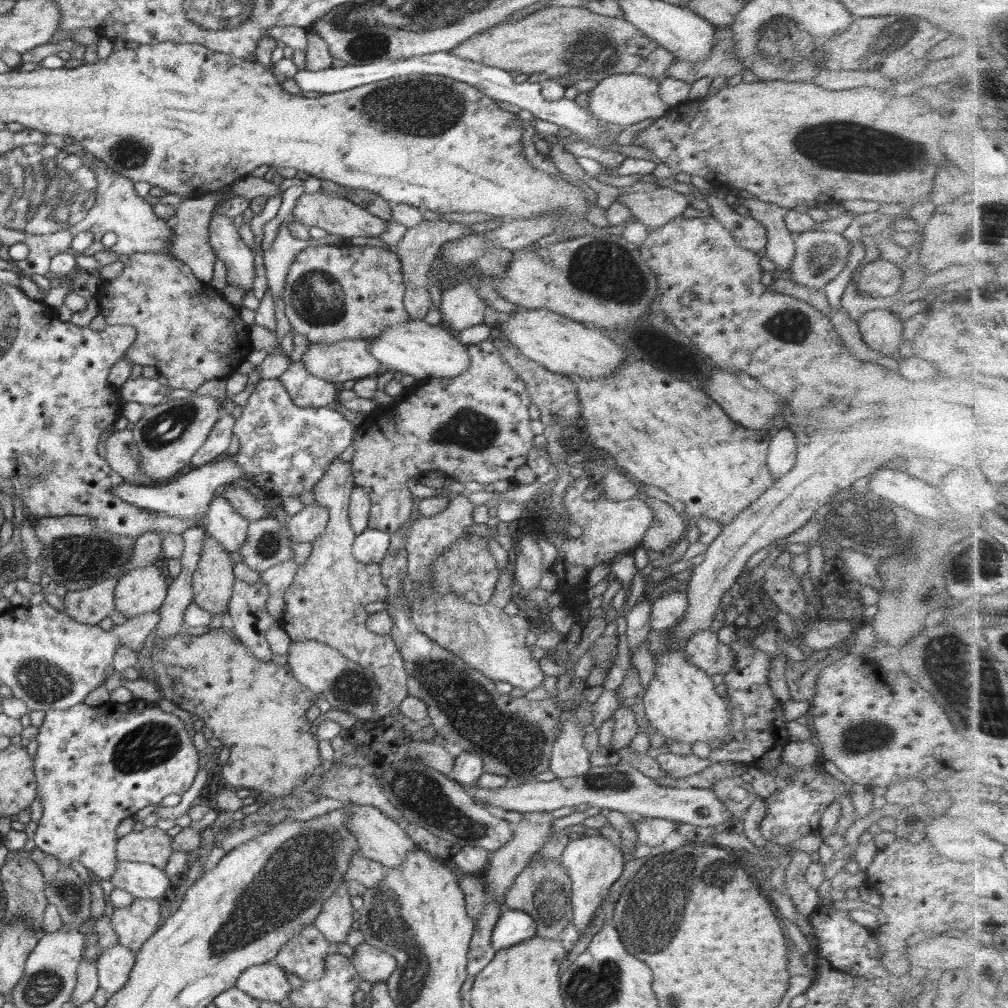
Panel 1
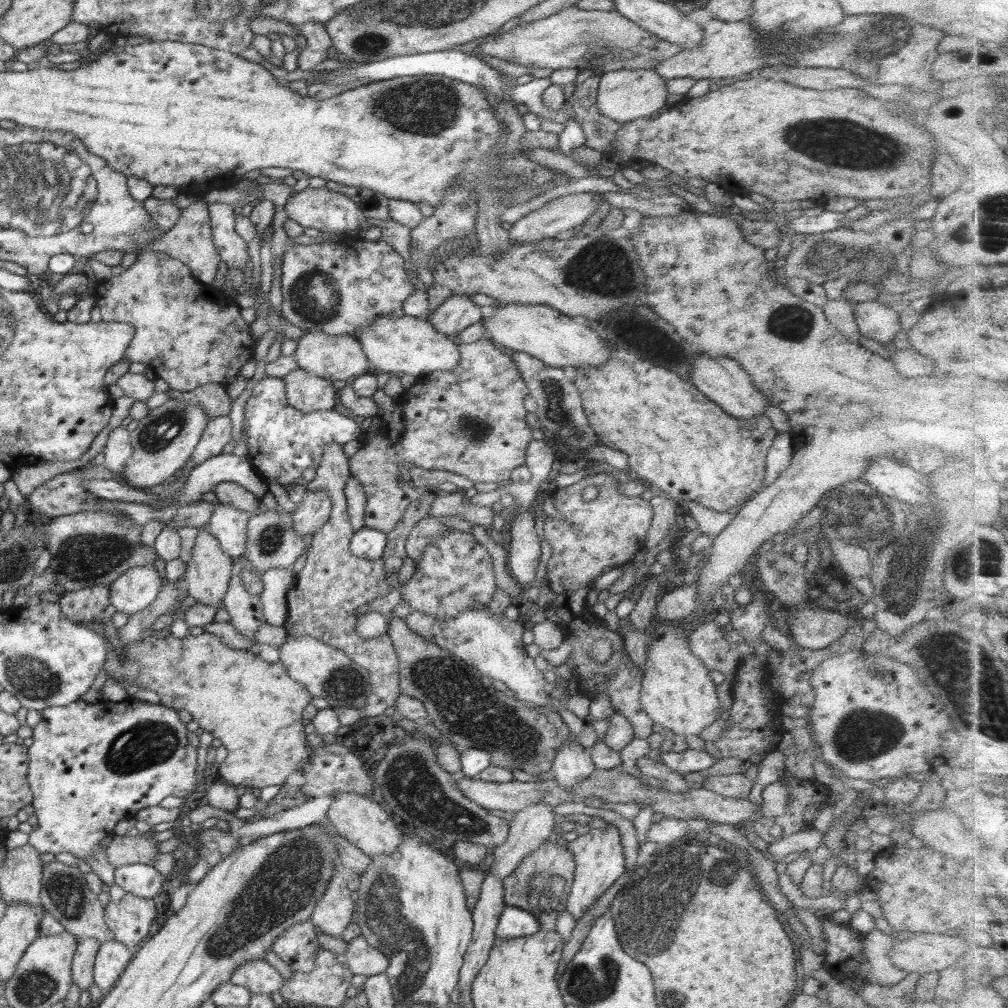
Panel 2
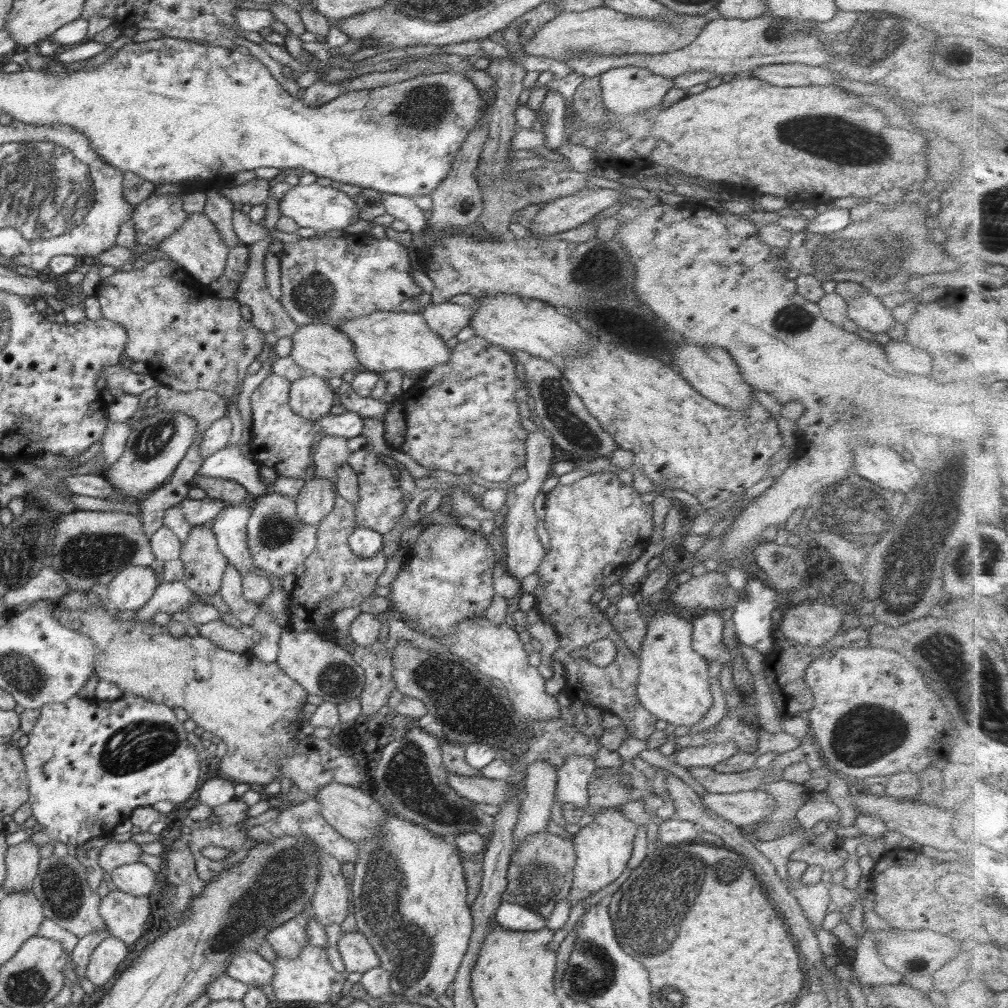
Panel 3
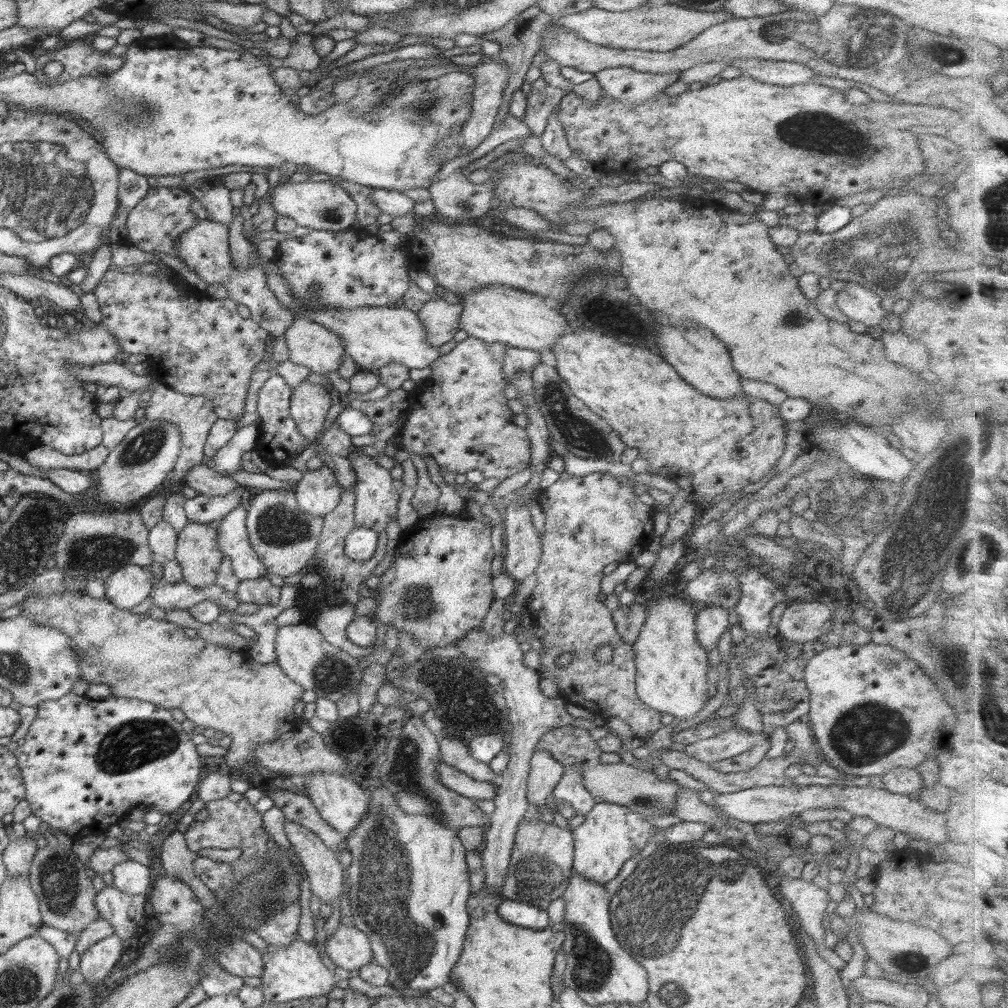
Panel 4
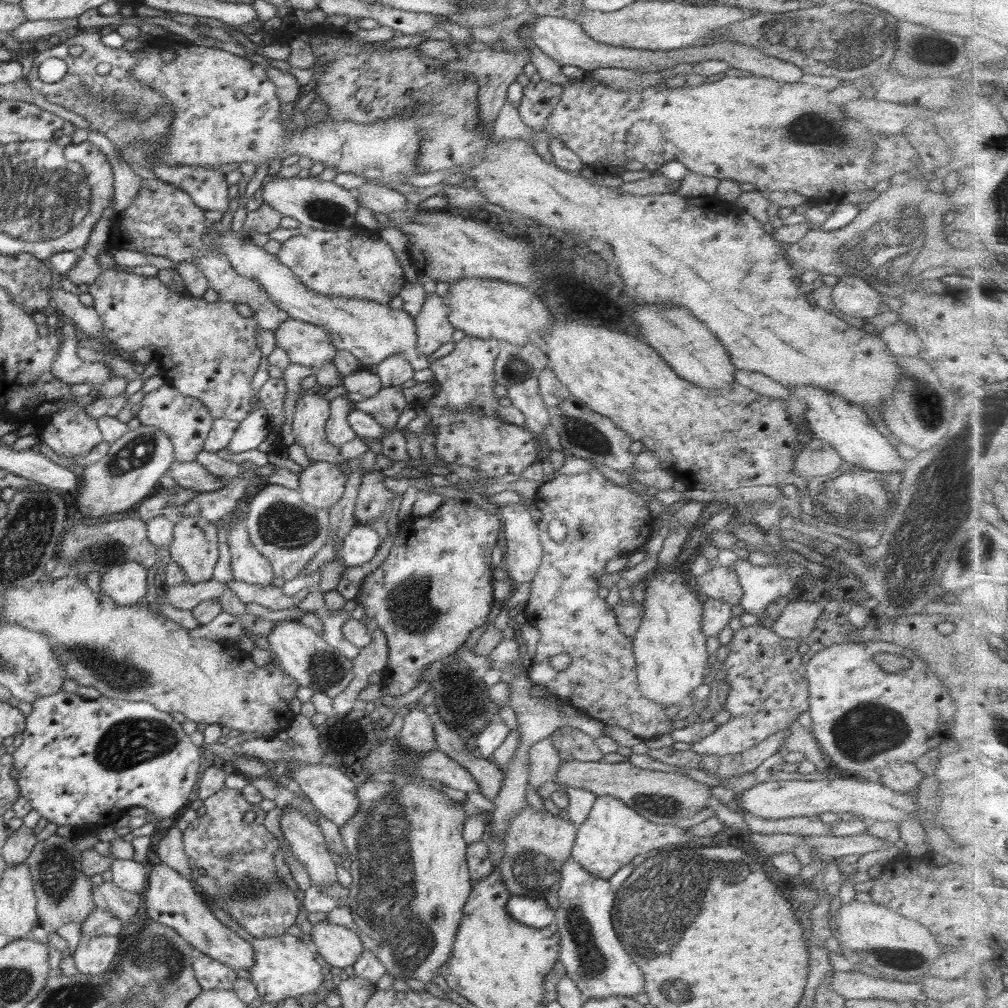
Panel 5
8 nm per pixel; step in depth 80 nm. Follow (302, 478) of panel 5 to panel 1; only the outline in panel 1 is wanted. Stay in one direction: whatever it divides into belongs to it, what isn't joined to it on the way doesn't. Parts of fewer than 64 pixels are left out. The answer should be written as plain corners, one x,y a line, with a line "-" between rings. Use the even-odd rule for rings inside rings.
320,504
304,506
300,512
288,518
289,536
293,543
316,542
322,536
329,522
328,508

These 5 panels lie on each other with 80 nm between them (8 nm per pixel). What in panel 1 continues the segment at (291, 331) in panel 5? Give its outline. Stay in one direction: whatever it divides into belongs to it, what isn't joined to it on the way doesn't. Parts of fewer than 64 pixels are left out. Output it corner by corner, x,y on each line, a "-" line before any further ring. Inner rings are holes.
364,339
339,340
332,344
309,342
307,351
298,357
308,372
331,383
370,377
381,367

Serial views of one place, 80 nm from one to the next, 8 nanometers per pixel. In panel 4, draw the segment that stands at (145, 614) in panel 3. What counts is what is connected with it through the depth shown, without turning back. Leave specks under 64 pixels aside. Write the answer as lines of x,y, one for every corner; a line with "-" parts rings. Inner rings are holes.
183,580
176,583
161,582
152,592
152,607
164,611
186,610
202,601
212,601
224,606
228,611
234,611
239,606
237,598
214,583
202,588
186,584

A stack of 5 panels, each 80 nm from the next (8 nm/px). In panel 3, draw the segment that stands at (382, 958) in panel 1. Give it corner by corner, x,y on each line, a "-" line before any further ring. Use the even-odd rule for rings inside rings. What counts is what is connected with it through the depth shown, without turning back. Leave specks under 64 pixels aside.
360,931
346,932
337,941
338,952
346,971
364,974
380,968
380,957
374,952
367,938

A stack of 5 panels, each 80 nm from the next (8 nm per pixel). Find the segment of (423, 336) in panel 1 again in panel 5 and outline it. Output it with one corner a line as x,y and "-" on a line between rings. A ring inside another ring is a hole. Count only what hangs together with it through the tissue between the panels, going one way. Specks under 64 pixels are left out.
233,232
218,233
213,238
213,246
223,252
238,275
258,281
268,298
287,312
290,319
322,327
331,343
340,350
351,352
359,360
361,368
369,369
396,353
402,353
415,371
431,365
428,355
420,354
417,349
415,317
403,308
392,309
390,305
374,301
318,294
298,280
298,276
294,276
294,272
284,266
277,255
271,255
263,247
254,245
249,238
243,239

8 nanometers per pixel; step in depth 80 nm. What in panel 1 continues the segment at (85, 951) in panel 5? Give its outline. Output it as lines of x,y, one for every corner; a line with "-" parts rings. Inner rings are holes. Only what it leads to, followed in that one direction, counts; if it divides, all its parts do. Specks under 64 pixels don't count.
120,944
105,948
96,962
99,988
104,989
108,996
116,994
128,982
136,961
136,953

